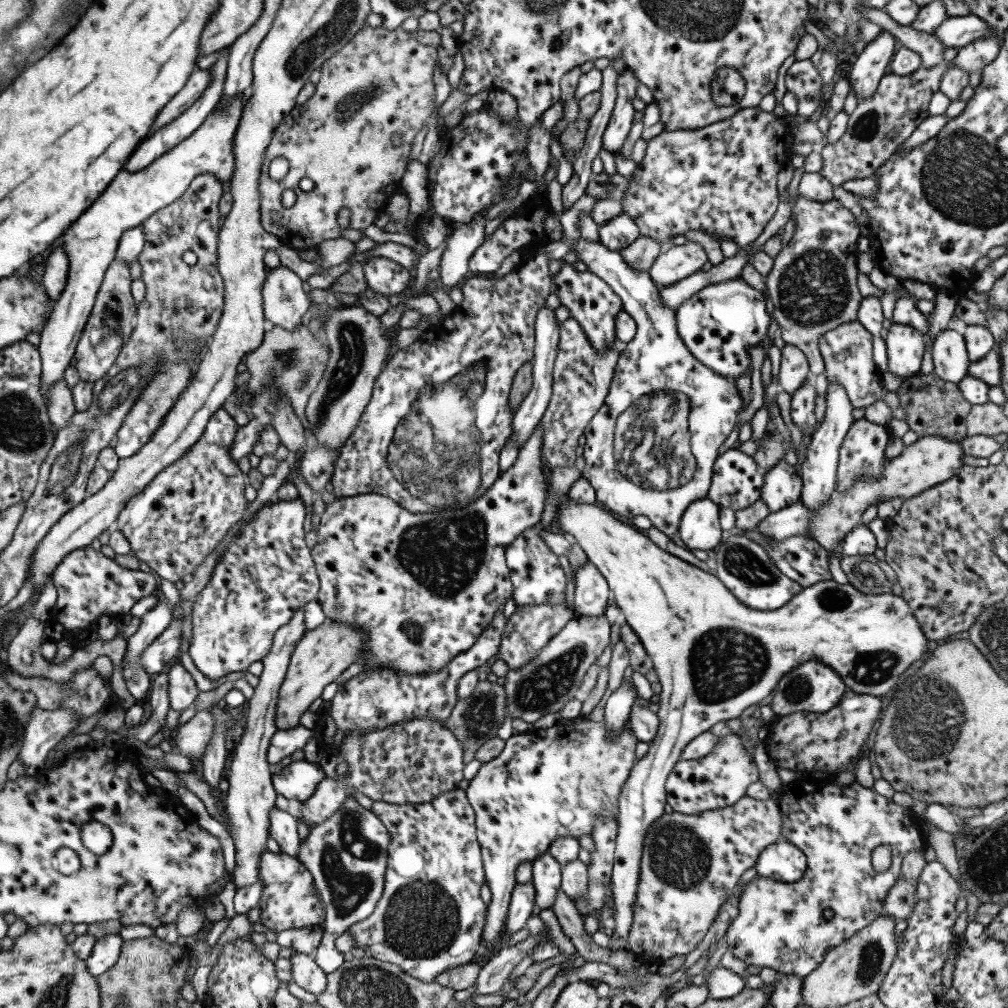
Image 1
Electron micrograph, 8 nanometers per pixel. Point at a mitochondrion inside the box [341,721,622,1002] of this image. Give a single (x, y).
(421, 918)

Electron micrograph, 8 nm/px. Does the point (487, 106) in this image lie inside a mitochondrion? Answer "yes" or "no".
no

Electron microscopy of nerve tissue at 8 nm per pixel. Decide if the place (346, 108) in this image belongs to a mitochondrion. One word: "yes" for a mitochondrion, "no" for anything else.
yes

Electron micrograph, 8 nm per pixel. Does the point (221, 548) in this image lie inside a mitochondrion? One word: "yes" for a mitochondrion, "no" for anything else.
no

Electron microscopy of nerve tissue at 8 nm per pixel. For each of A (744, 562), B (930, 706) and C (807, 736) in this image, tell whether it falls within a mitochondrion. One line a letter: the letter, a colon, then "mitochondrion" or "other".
A: mitochondrion
B: mitochondrion
C: other

